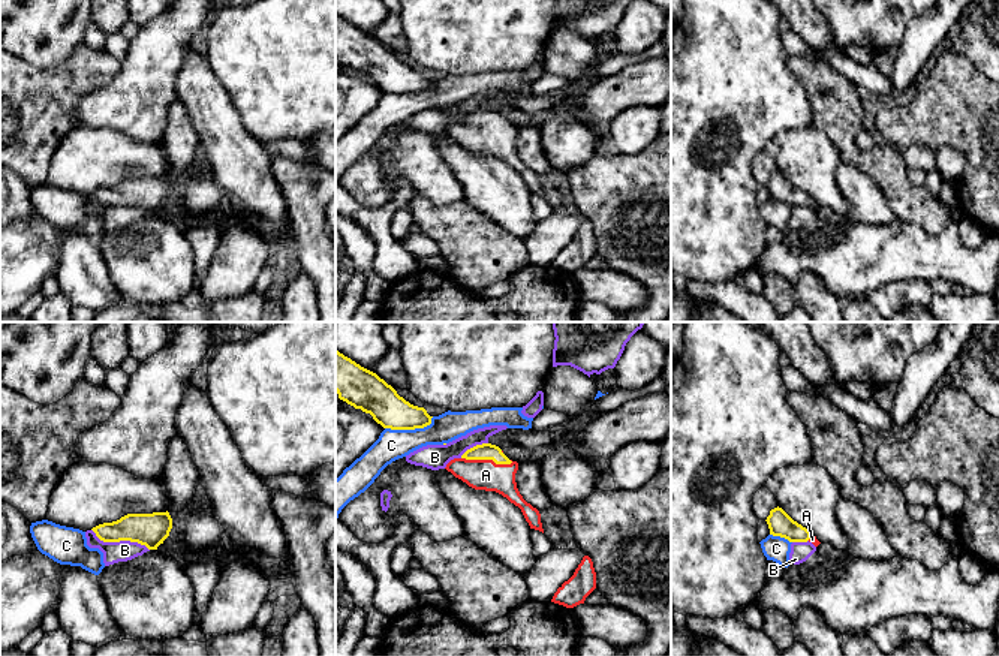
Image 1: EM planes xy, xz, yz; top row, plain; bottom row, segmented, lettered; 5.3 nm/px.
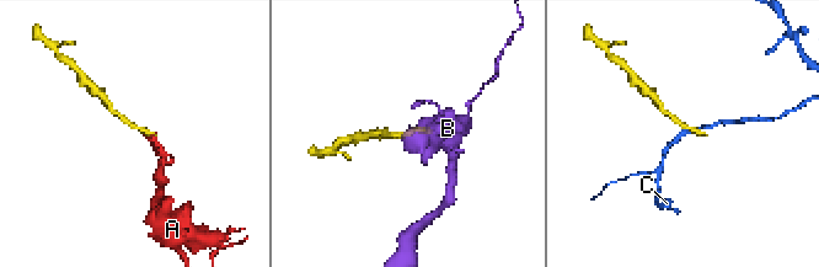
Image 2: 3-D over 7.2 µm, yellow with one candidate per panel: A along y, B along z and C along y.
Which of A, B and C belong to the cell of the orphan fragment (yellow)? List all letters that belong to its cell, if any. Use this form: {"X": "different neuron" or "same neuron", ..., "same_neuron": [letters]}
{"A": "same neuron", "B": "different neuron", "C": "different neuron", "same_neuron": ["A"]}

